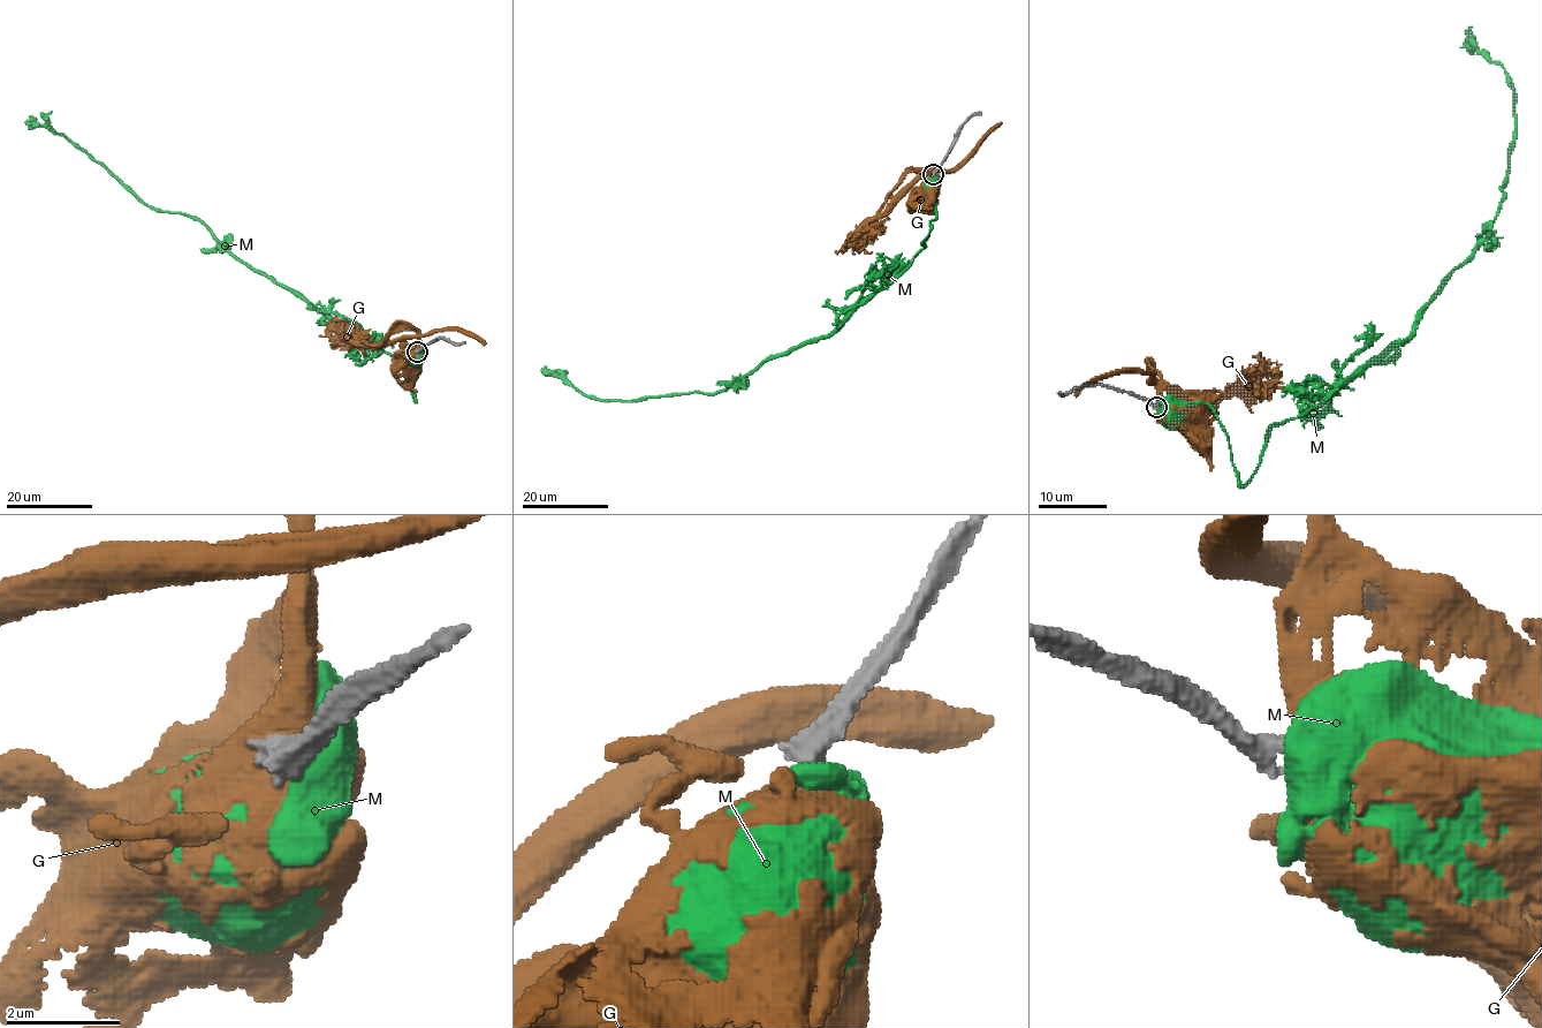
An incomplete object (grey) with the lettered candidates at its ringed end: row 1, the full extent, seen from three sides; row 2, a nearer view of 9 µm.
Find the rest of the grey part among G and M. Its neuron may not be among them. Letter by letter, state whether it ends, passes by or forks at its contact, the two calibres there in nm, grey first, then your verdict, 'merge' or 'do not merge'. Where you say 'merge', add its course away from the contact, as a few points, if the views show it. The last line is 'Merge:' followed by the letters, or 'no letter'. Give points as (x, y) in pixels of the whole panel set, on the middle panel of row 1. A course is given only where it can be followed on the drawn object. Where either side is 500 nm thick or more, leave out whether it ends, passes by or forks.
G: 500 nm thick on the grey side, 440 nm on the other; do not merge
M: 500 nm thick on the grey side, 1150 nm on the other; do not merge
Merge: no letter

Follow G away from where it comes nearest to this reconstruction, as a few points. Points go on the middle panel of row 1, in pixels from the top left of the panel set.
G: (934, 176), (931, 189), (923, 197)

